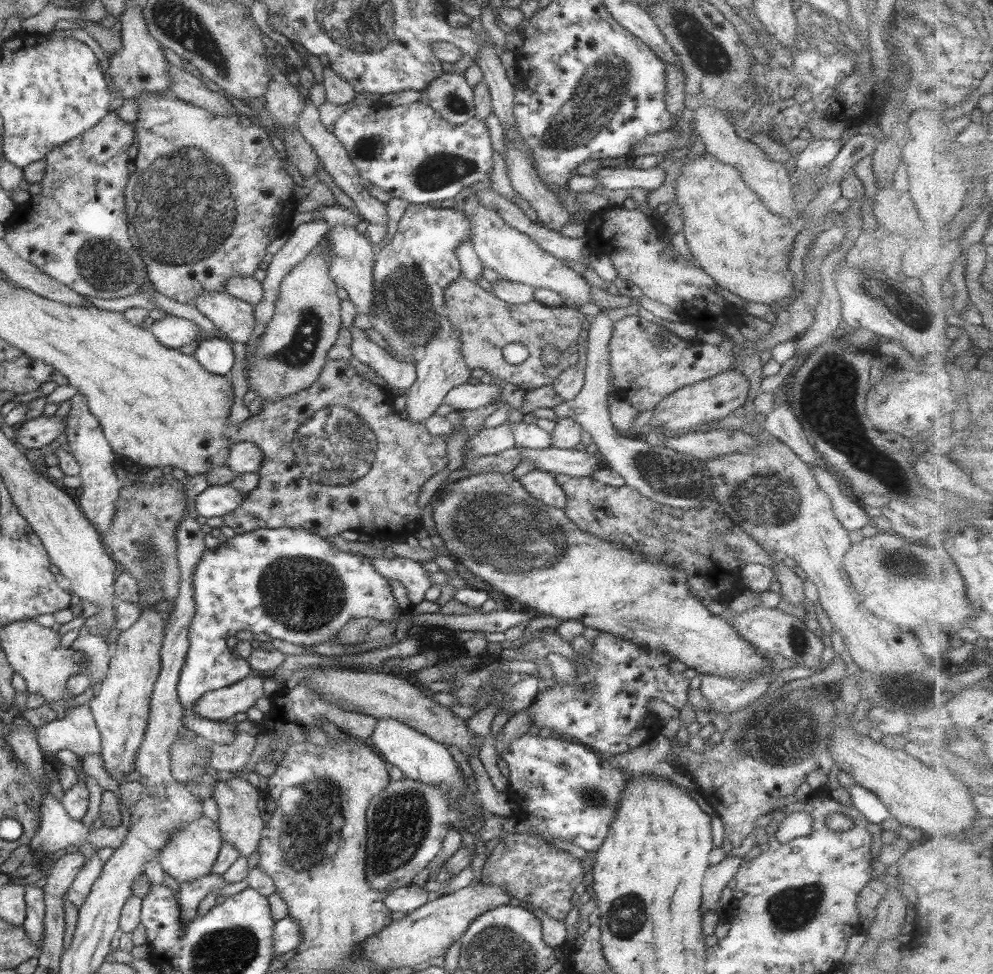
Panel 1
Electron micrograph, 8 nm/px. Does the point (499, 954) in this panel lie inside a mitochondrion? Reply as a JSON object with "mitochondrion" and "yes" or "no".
{"mitochondrion":"yes"}

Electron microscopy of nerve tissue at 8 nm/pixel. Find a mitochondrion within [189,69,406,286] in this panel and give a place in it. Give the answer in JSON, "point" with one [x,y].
{"point":[368,148]}

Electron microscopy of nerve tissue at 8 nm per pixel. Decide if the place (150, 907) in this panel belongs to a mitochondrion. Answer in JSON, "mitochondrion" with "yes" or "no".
{"mitochondrion":"no"}

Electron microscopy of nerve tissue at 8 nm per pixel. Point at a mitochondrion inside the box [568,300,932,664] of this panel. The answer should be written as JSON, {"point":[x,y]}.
{"point":[827,399]}

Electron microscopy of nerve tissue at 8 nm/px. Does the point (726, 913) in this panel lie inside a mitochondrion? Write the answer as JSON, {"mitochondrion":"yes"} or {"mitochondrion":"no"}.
{"mitochondrion":"no"}

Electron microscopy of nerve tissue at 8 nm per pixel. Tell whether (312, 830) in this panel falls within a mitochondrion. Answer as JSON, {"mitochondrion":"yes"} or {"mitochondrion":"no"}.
{"mitochondrion":"yes"}

